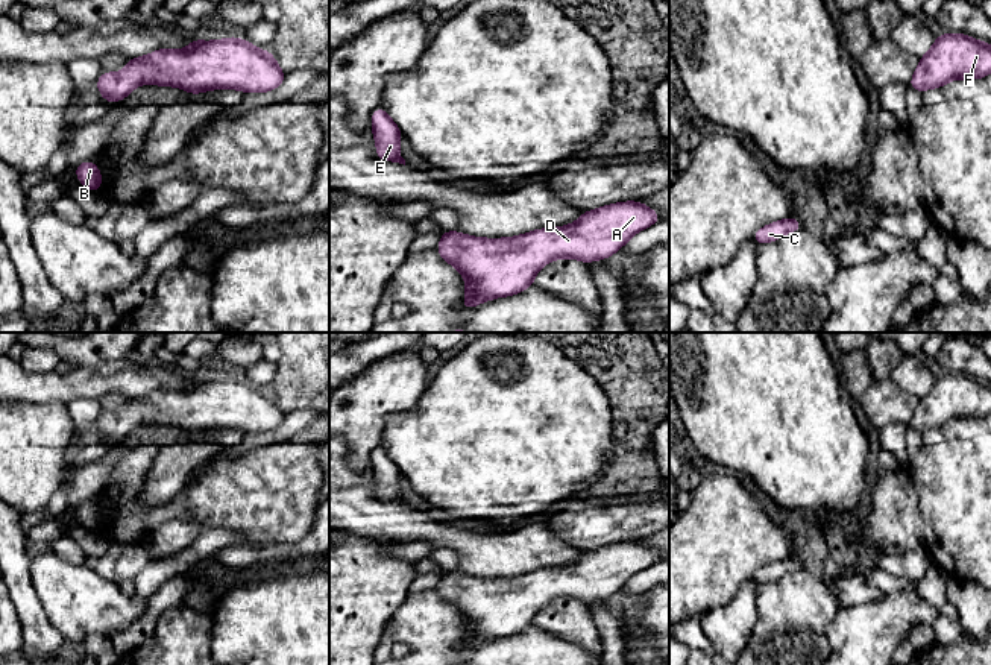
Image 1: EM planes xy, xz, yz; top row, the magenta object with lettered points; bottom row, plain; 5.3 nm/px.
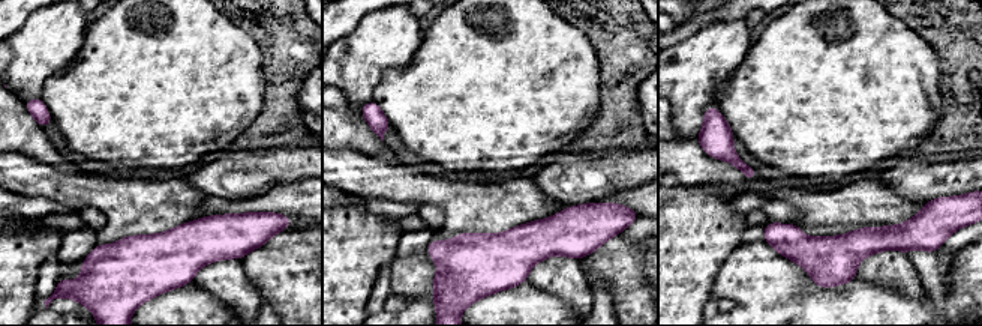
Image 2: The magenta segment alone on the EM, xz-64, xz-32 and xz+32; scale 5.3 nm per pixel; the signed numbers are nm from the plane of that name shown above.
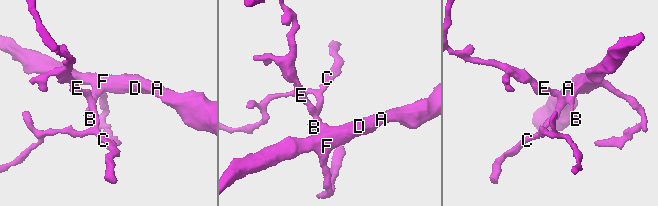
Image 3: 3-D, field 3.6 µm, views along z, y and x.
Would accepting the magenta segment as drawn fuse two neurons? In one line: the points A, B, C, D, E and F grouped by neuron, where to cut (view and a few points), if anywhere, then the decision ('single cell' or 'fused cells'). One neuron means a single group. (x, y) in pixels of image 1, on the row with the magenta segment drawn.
A B C D E F; no cut; single cell

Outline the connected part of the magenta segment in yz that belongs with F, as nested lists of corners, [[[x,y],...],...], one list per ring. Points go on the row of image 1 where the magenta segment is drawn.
[[[942,33],[918,61],[908,87],[918,93],[955,79],[983,79],[991,73],[991,46],[964,33]]]

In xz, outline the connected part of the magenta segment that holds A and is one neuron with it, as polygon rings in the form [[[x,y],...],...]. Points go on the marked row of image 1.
[[[636,200],[606,205],[568,226],[543,228],[508,238],[480,238],[455,229],[440,234],[439,255],[466,279],[463,308],[513,296],[534,285],[536,273],[549,261],[606,260],[634,234],[660,222],[648,205]]]

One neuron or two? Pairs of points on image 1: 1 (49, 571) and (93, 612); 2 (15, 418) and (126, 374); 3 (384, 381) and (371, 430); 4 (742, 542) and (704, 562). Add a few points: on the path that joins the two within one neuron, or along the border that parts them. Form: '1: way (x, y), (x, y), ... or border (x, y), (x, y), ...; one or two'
1: way (59, 582), (82, 601); one
2: border (22, 401), (62, 401), (66, 404); two
3: way (378, 393), (371, 401), (371, 418); one
4: way (733, 542), (724, 542), (714, 553); one

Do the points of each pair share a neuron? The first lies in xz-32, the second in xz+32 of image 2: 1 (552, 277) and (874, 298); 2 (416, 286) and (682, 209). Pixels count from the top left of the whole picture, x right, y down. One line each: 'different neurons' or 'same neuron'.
1: different neurons
2: different neurons

